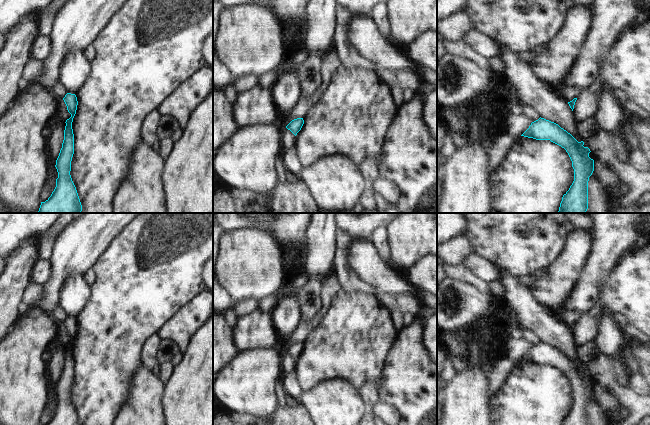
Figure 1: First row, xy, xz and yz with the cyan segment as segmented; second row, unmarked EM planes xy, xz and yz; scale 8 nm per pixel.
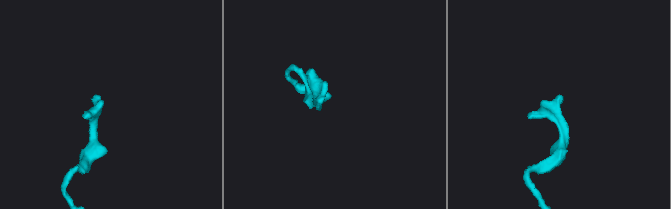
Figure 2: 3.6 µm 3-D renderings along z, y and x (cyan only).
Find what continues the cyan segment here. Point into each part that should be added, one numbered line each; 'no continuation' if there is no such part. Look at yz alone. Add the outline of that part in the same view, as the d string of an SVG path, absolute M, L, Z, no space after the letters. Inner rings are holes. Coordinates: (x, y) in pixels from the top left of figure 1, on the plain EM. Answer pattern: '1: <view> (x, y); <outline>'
no continuation

